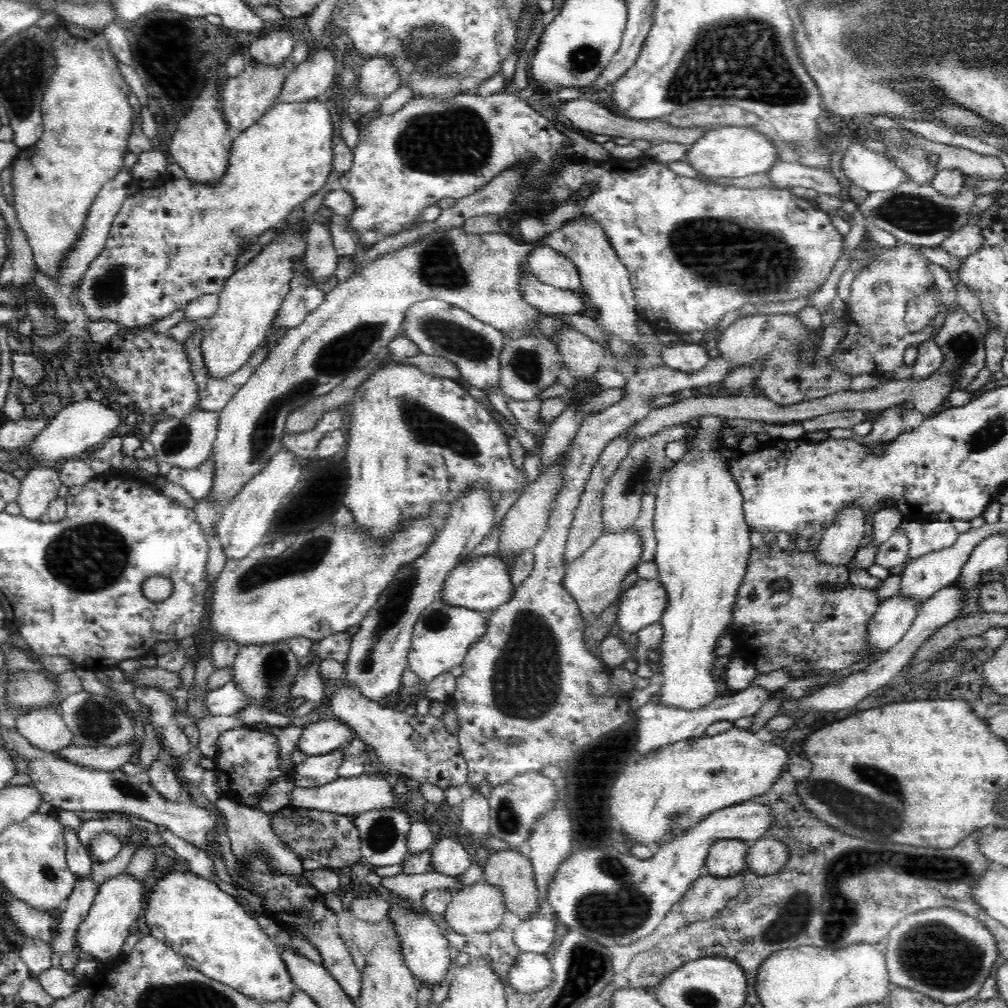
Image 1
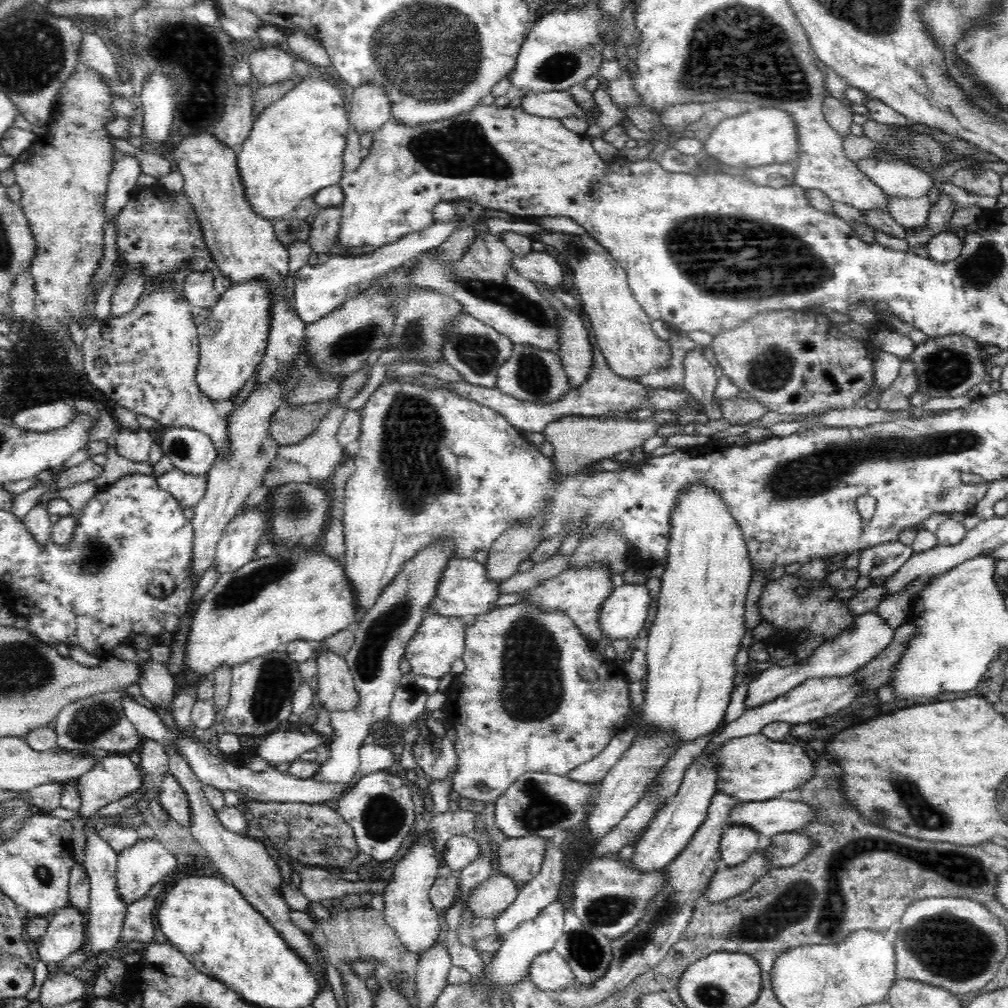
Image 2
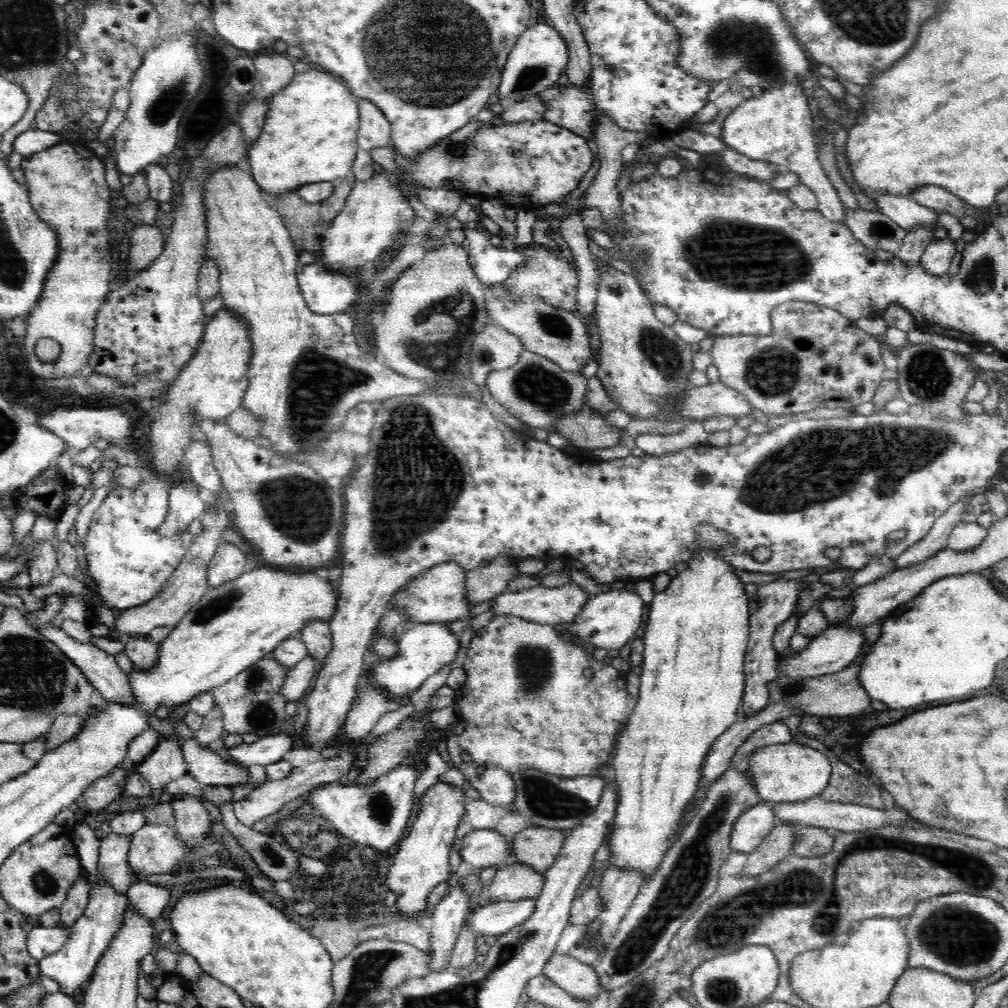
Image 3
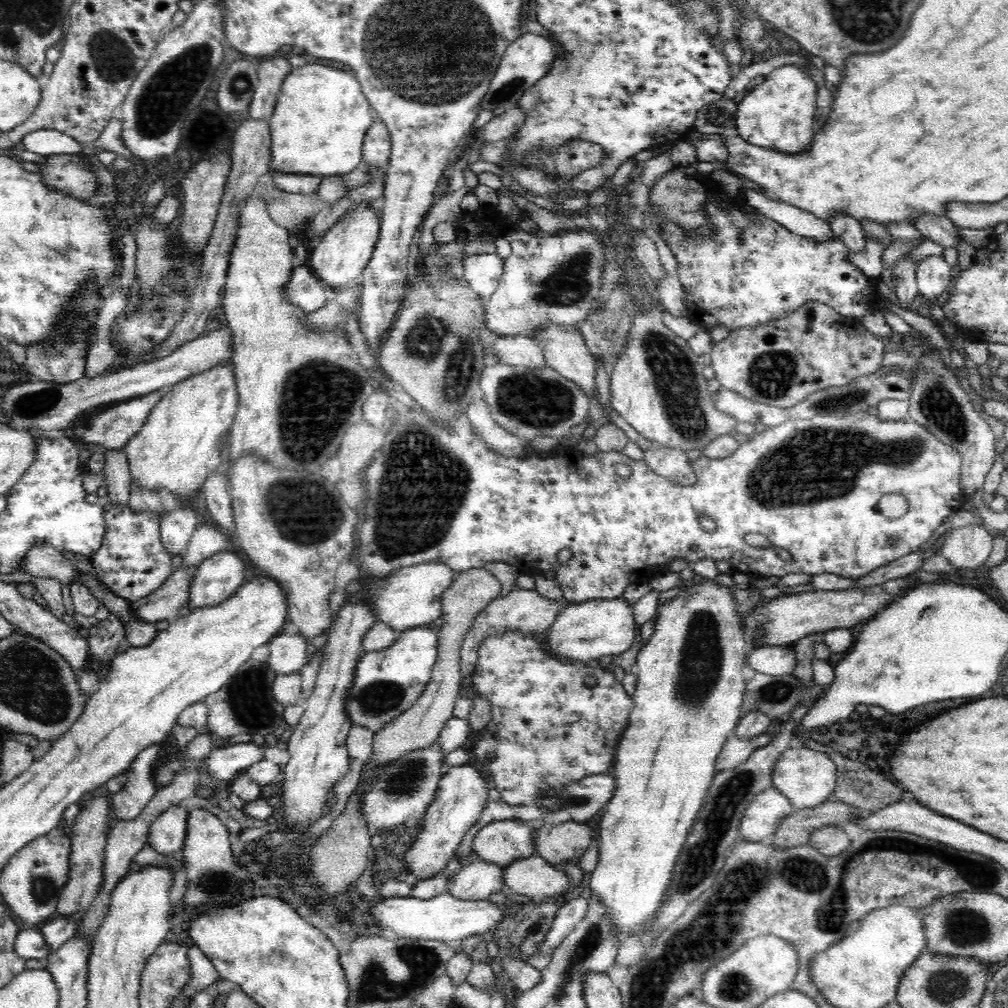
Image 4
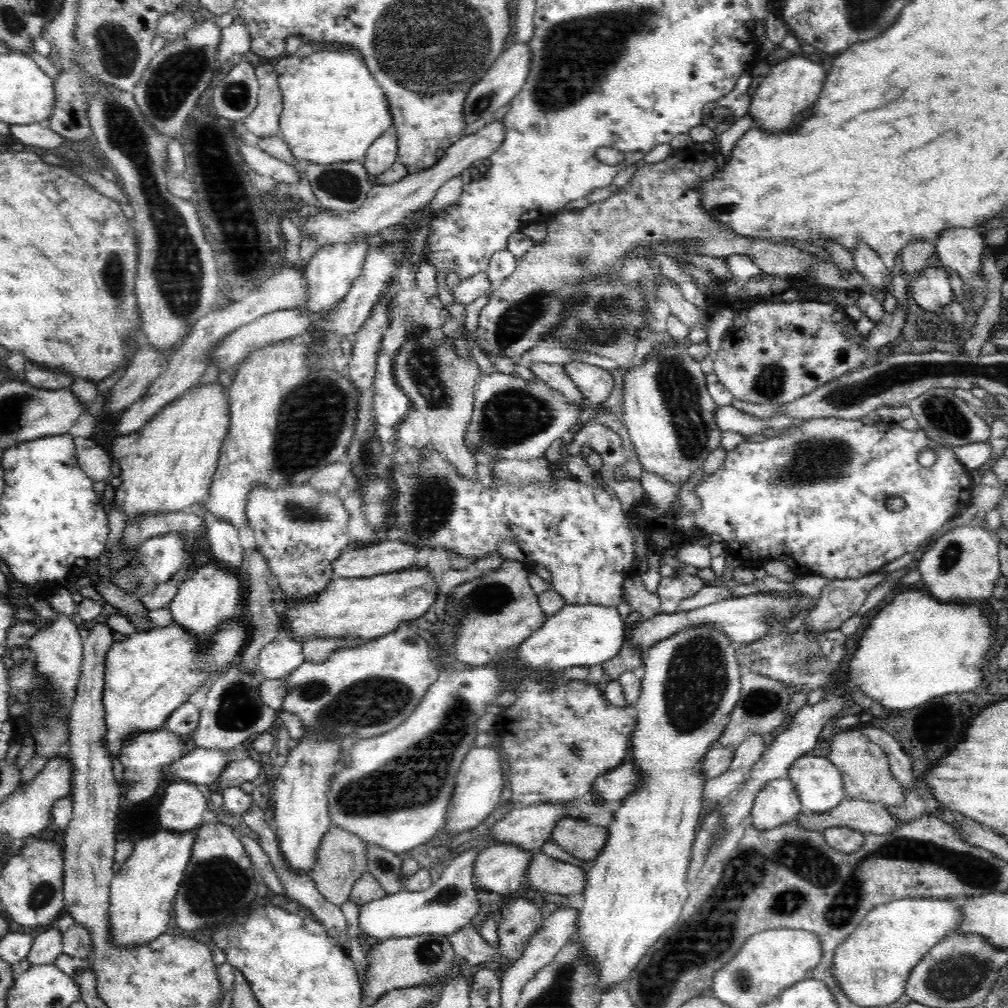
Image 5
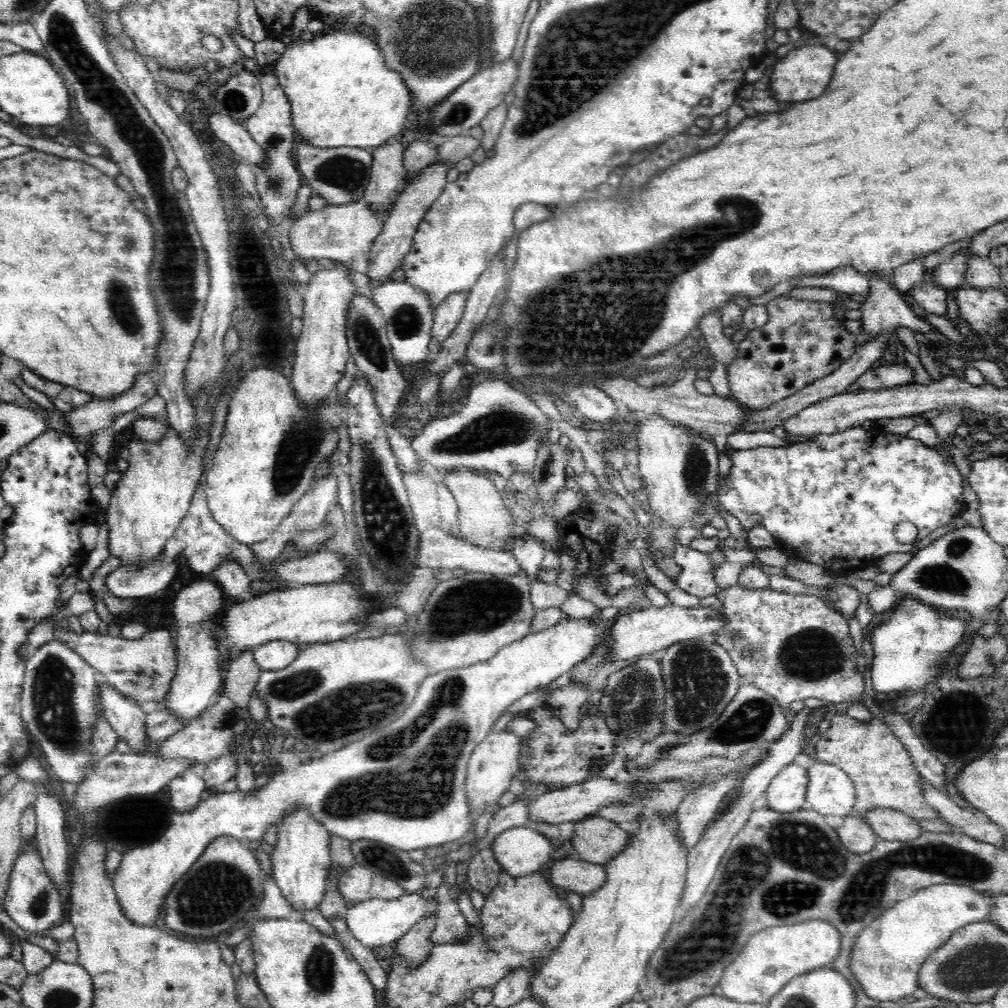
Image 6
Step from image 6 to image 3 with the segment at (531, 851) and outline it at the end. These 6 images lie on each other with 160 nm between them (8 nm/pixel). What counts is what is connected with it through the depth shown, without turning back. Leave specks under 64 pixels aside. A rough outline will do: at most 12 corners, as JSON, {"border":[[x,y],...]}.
{"border":[[457,885],[434,906],[432,972],[449,969],[468,913]]}

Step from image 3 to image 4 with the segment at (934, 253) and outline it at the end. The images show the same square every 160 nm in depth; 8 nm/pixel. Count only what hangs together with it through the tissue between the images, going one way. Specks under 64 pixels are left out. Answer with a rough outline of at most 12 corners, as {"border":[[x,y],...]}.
{"border":[[943,255],[924,258],[915,274],[918,292],[944,295],[951,270]]}

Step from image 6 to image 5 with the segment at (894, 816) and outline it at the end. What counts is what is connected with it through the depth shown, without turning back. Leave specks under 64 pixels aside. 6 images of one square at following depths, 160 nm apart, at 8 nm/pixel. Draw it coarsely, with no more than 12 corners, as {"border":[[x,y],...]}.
{"border":[[846,798],[800,827],[892,835],[900,821],[881,803]]}

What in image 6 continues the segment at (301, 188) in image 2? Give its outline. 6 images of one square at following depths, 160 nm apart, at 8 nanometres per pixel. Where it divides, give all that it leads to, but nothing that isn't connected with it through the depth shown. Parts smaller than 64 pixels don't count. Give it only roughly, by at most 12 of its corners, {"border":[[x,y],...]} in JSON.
{"border":[[360,31],[278,40],[298,141],[372,149],[409,92]]}

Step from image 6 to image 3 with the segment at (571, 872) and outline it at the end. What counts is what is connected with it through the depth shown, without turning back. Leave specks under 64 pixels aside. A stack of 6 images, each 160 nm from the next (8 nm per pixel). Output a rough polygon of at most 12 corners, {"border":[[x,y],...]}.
{"border":[[511,861],[489,884],[494,901],[537,897],[545,876]]}

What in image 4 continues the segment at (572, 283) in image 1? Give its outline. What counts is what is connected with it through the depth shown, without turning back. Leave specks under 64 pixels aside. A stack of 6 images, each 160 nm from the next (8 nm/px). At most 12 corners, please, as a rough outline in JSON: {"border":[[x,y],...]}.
{"border":[[474,254],[463,262],[464,279],[490,298],[500,283],[504,259]]}

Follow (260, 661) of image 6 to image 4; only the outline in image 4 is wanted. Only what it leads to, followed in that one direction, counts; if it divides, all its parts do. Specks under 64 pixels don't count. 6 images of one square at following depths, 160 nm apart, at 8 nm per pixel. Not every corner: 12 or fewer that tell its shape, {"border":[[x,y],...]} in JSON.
{"border":[[297,634],[275,636],[267,664],[277,674],[299,671],[306,640]]}

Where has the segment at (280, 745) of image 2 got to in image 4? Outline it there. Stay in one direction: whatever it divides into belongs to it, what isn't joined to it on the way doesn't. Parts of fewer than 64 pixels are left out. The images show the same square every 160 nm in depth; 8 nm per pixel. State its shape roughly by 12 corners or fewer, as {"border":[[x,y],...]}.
{"border":[[251,741],[216,746],[204,760],[204,772],[232,780],[241,770],[264,760]]}

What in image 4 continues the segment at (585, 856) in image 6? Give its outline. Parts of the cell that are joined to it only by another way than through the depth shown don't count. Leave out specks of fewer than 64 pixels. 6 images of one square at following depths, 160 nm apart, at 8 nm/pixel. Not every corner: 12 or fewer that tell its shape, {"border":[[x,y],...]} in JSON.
{"border":[[539,824],[535,855],[557,867],[595,843],[588,825]]}

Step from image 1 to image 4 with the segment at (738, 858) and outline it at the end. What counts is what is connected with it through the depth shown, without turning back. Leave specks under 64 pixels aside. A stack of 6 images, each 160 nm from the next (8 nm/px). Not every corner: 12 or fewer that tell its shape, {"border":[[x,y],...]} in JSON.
{"border":[[776,788],[746,807],[738,834],[766,842],[795,809]]}

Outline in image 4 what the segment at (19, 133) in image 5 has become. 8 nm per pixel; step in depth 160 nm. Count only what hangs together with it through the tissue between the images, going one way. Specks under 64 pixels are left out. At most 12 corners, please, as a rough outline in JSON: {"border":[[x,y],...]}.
{"border":[[60,131],[25,134],[23,148],[41,155],[76,153],[83,148]]}

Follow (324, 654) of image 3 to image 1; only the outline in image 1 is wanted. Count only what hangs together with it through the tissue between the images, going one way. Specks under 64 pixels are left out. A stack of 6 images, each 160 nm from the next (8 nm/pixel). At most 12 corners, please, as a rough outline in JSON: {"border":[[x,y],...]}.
{"border":[[344,683],[333,716],[386,766],[444,791],[468,782],[456,736],[429,713]]}

